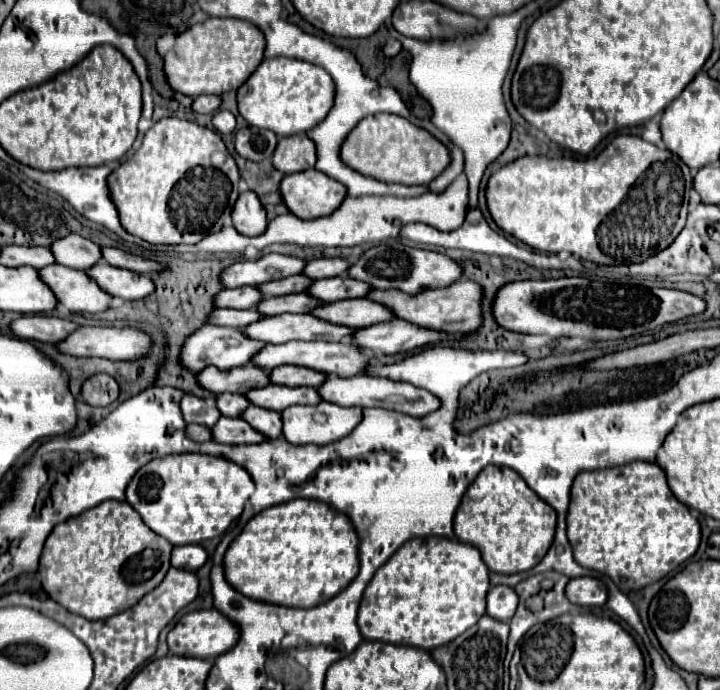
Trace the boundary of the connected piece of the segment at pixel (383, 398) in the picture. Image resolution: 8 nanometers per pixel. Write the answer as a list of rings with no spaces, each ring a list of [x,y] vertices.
[[[365,373],[355,375],[355,377],[327,377],[327,381],[319,387],[319,393],[323,397],[323,401],[329,403],[337,403],[341,407],[381,407],[381,409],[395,409],[401,411],[405,415],[413,415],[413,417],[423,417],[435,409],[441,407],[441,401],[429,393],[427,389],[415,387],[411,383],[405,381],[391,381],[391,379],[383,379],[383,377],[369,377]]]

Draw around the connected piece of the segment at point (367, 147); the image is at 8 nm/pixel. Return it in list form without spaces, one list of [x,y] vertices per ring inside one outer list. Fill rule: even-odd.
[[[377,113],[365,117],[343,141],[341,159],[345,165],[361,175],[369,175],[387,183],[429,185],[451,163],[449,149],[429,131],[413,125],[405,117],[391,113]]]

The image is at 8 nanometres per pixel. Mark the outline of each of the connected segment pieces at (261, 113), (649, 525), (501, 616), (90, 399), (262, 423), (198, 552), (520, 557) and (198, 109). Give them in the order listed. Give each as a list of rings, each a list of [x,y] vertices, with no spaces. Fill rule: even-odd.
[[[263,59],[257,71],[239,87],[237,103],[241,117],[249,125],[271,129],[277,137],[287,137],[305,133],[327,117],[335,103],[335,83],[325,69],[301,59]]]
[[[633,461],[627,465],[581,471],[571,489],[567,537],[579,565],[599,571],[629,593],[643,589],[695,555],[701,543],[699,521],[669,489],[659,463]]]
[[[499,585],[499,587],[491,587],[489,595],[487,595],[487,615],[491,615],[497,621],[509,623],[511,617],[515,615],[519,597],[515,597],[515,589]]]
[[[107,373],[89,377],[83,383],[83,399],[93,407],[107,407],[119,397],[119,383]]]
[[[251,405],[245,409],[245,413],[241,415],[249,425],[253,425],[257,431],[261,431],[265,437],[269,439],[277,439],[281,435],[281,413],[279,411],[269,411],[257,405]]]
[[[181,545],[181,547],[173,549],[171,565],[189,569],[189,571],[197,571],[207,563],[207,559],[209,559],[209,555],[201,545]]]
[[[489,465],[477,475],[463,495],[453,521],[455,537],[475,545],[489,571],[495,573],[519,573],[535,567],[553,543],[555,525],[555,509],[545,503],[519,473],[499,465]]]
[[[199,95],[193,101],[193,111],[195,113],[217,113],[221,107],[221,97],[217,95]]]

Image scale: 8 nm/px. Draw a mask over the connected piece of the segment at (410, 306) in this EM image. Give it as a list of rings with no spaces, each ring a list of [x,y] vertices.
[[[459,279],[443,289],[427,289],[417,295],[409,295],[399,289],[375,289],[369,293],[369,299],[387,305],[399,319],[437,331],[475,331],[483,323],[483,311],[481,311],[483,289],[479,289],[475,281],[467,279]]]

